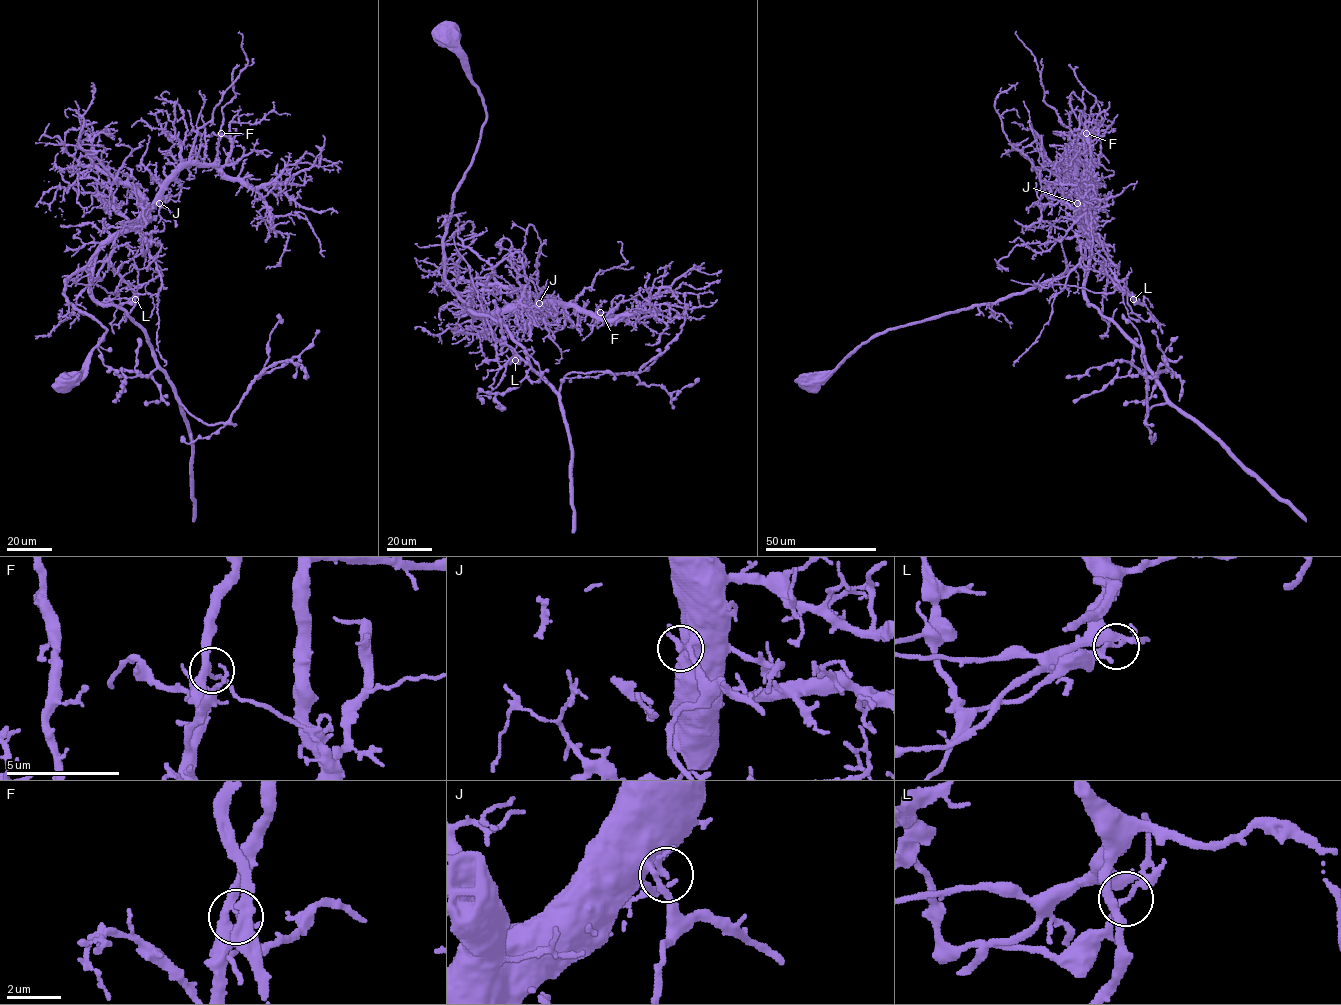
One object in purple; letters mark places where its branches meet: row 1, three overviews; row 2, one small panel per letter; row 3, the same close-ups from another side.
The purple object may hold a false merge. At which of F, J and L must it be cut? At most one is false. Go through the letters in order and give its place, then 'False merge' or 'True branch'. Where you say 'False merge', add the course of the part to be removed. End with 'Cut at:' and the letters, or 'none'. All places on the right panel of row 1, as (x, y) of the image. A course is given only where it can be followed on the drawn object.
F: Place: (1086, 133). True branch
J: Place: (1077, 203). True branch
L: Place: (1133, 299). False merge. Course of the part to remove: (1133, 299), (1140, 303), (1135, 295), (1118, 290), (1097, 293), (1073, 285), (1022, 284), (1011, 280)
Cut at: L

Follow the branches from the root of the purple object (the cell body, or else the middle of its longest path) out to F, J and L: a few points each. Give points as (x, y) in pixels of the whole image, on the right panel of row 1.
F: (809, 380), (888, 330), (1022, 294), (1075, 266), (1086, 245), (1077, 177), (1087, 163), (1086, 133)
J: (809, 380), (834, 370), (862, 345), (888, 330), (1022, 294), (1068, 272), (1084, 256), (1086, 245), (1077, 203)
L: (809, 380), (834, 370), (862, 345), (888, 330), (991, 304), (1054, 280), (1079, 263), (1089, 241), (1133, 299)

